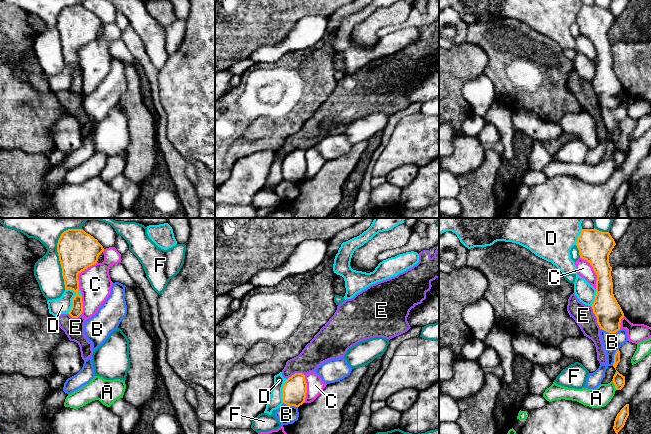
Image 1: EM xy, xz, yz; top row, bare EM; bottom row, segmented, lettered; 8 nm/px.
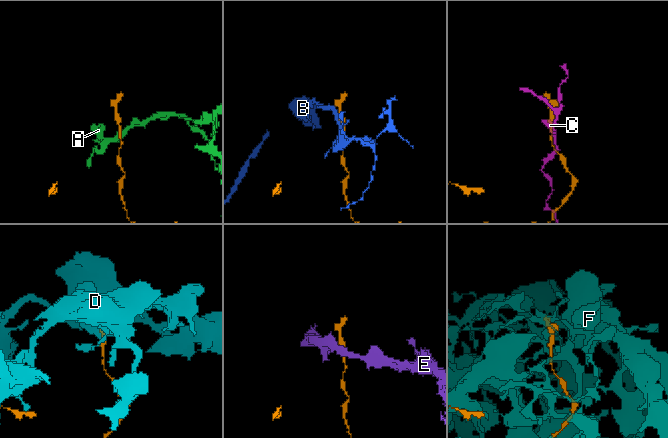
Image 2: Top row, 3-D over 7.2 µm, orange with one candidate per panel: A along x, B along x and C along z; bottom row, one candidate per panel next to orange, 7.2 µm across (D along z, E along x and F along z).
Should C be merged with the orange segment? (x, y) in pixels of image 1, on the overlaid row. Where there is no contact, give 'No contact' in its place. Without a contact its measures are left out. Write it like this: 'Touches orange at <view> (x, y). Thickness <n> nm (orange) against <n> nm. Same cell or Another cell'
Touches orange at yz (594, 271). Thickness 260 nm (orange) against 130 nm. Another cell

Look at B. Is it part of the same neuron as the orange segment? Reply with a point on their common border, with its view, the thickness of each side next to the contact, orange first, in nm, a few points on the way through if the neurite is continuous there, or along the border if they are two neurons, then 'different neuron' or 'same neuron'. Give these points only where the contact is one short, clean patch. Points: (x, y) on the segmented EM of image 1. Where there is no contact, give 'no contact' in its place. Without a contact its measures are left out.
contact yz (610, 332); calibres 220 and 150 nm; border yz (600, 328), (608, 332), (616, 332), (620, 329); different neuron

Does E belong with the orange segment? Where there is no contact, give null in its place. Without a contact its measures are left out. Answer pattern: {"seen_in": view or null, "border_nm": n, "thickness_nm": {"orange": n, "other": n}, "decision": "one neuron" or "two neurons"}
{"seen_in": "yz", "border_nm": 200, "thickness_nm": {"orange": 220, "other": 160}, "decision": "two neurons"}

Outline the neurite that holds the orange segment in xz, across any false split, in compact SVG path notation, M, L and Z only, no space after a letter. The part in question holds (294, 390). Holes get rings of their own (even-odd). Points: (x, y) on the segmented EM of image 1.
M295 373L284 382L282 388L283 403L289 406L299 407L305 402L307 383L305 375Z

